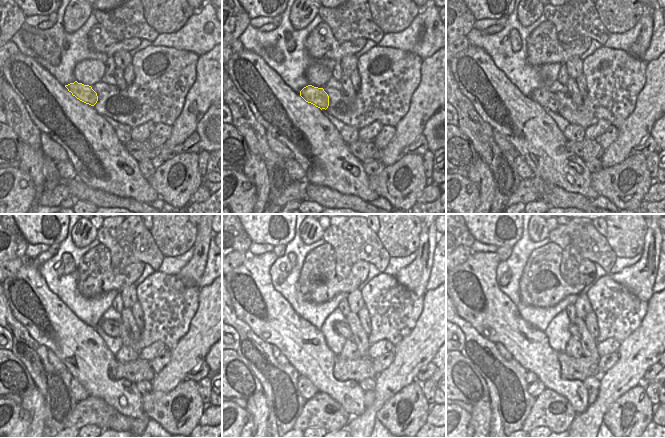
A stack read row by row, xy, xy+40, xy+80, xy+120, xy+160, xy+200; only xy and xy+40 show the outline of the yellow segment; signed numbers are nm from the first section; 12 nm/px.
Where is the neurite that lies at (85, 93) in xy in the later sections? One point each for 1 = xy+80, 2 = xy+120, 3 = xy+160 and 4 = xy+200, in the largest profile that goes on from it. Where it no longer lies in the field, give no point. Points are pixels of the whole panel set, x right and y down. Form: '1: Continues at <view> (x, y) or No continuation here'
1: Continues at xy+80 (542, 96)
2: Continues at xy+120 (112, 328)
3: Continues at xy+160 (341, 327)
4: Continues at xy+200 (574, 332).

